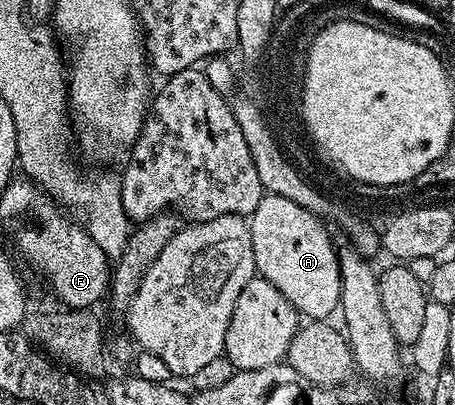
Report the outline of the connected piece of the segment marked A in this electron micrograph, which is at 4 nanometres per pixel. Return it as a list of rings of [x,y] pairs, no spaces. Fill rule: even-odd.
[[[264,194],[257,209],[249,216],[251,240],[255,270],[262,278],[268,279],[282,295],[288,299],[300,316],[311,321],[323,321],[327,315],[336,314],[341,297],[341,269],[339,268],[339,251],[327,232],[327,227],[318,214],[288,198]]]

